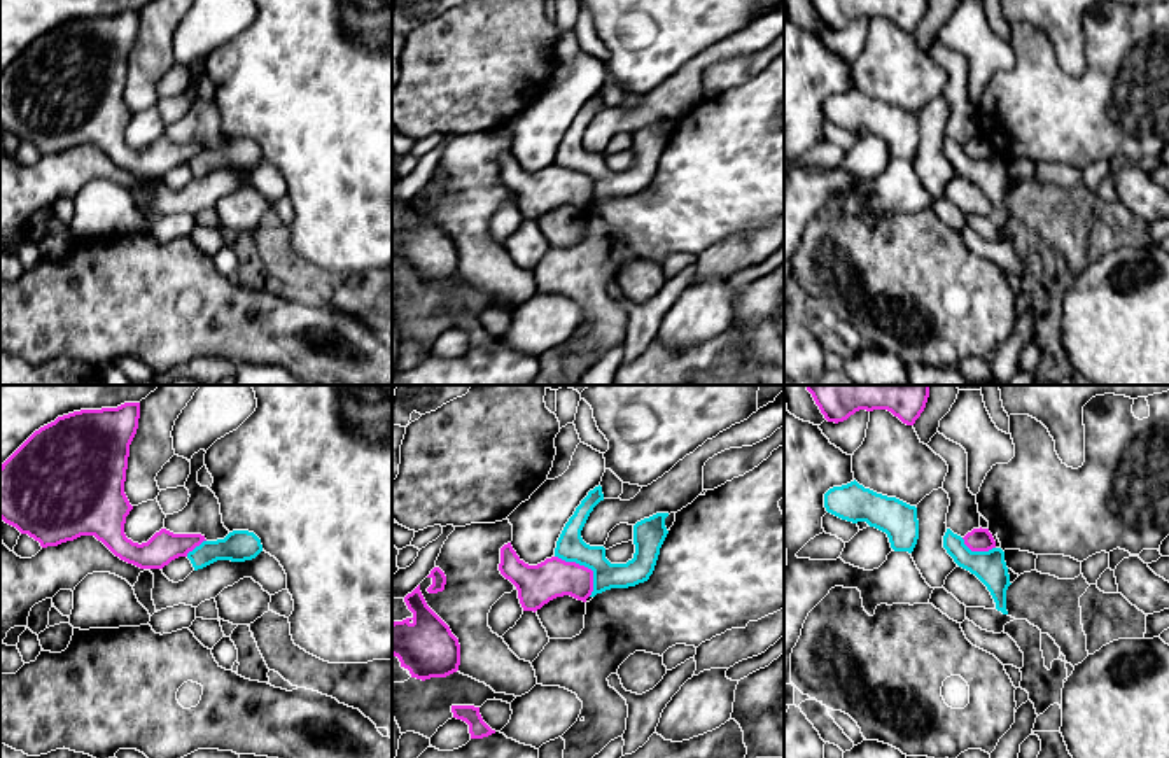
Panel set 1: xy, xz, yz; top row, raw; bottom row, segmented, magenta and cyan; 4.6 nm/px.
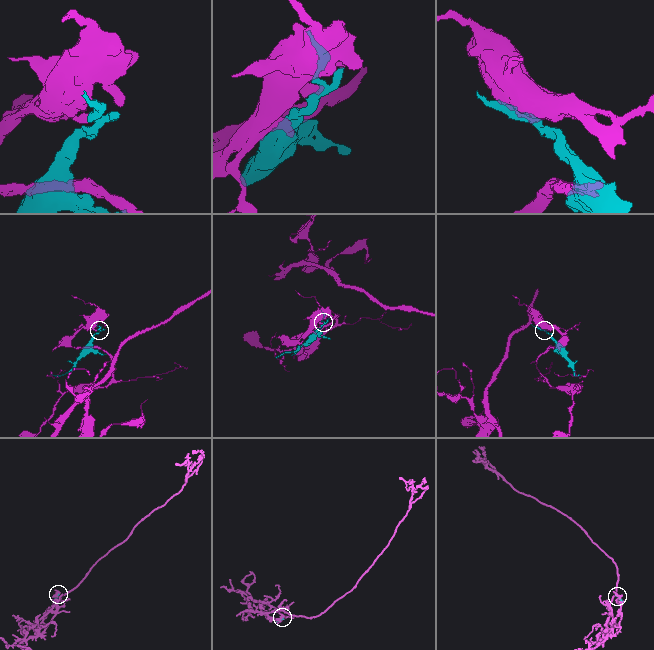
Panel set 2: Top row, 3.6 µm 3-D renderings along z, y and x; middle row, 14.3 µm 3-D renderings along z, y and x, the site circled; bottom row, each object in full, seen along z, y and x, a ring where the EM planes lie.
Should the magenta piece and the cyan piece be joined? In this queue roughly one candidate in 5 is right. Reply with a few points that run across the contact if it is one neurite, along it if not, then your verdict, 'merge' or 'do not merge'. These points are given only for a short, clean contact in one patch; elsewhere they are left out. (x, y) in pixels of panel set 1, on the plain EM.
line xz (555, 163), (583, 172), (592, 179), (590, 203); do not merge

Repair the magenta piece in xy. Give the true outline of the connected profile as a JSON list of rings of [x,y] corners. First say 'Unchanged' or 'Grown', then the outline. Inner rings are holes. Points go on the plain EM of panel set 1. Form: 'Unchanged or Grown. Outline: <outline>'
Unchanged. Outline: [[[124,11],[74,19],[35,39],[0,74],[0,126],[42,156],[94,144],[140,177],[187,165],[205,144],[161,137],[138,152],[124,142],[133,117],[124,89],[138,26],[140,11]]]

